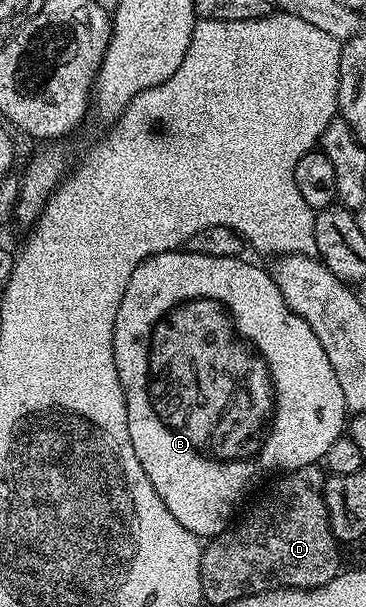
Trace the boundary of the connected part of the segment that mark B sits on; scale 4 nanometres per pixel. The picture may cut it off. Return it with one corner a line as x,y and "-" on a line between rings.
182,248
165,250
163,254
145,258
136,268
136,272
132,272
128,288
124,288
124,300
120,300
114,325
116,372
120,376
128,408
128,436
132,440
132,448
136,448
140,468
144,468
148,480
152,480
152,488
156,488
160,500
164,500
168,512
172,512
172,516
176,516
176,520
180,520
180,524
184,524
188,532
197,534
202,540
209,540
214,535
221,534
231,525
238,501
253,488
254,482
261,480
265,470
289,472
321,463
328,448
332,448
334,441
343,437
344,427
348,422
348,411
340,383
336,380
336,374
315,332
301,316
290,310
280,288
274,283
271,271
266,268
261,270
244,259
242,256
200,256

